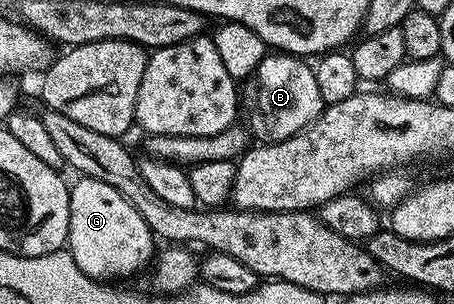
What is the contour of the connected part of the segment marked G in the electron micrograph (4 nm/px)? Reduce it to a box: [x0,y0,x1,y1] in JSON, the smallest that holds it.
[66,176,156,280]

